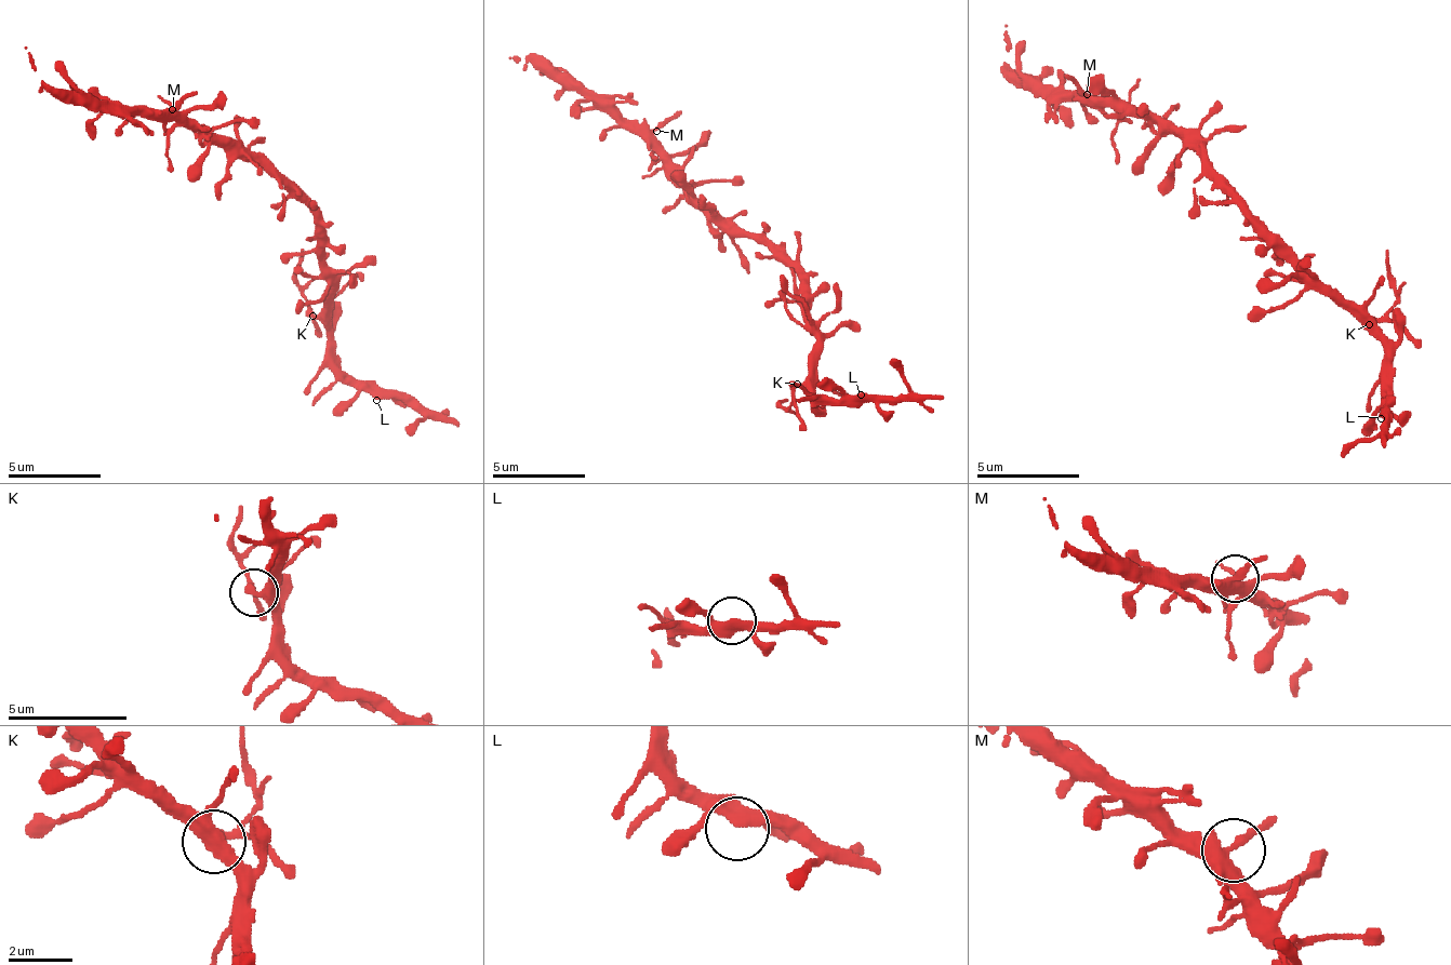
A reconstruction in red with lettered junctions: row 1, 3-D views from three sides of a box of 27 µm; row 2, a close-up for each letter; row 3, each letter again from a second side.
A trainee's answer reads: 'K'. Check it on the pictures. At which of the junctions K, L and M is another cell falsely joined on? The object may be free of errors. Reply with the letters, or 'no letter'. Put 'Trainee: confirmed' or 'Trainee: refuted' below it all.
K
Trainee: confirmed

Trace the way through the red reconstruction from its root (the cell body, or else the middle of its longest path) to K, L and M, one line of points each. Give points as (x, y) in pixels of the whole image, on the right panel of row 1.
K: (1226, 186), (1247, 206), (1247, 212), (1323, 290), (1334, 290), (1370, 325)
L: (1226, 186), (1247, 206), (1247, 212), (1375, 335), (1375, 340), (1385, 351), (1385, 413), (1381, 418)
M: (1226, 186), (1159, 119), (1128, 115), (1118, 104), (1107, 104), (1087, 94)

